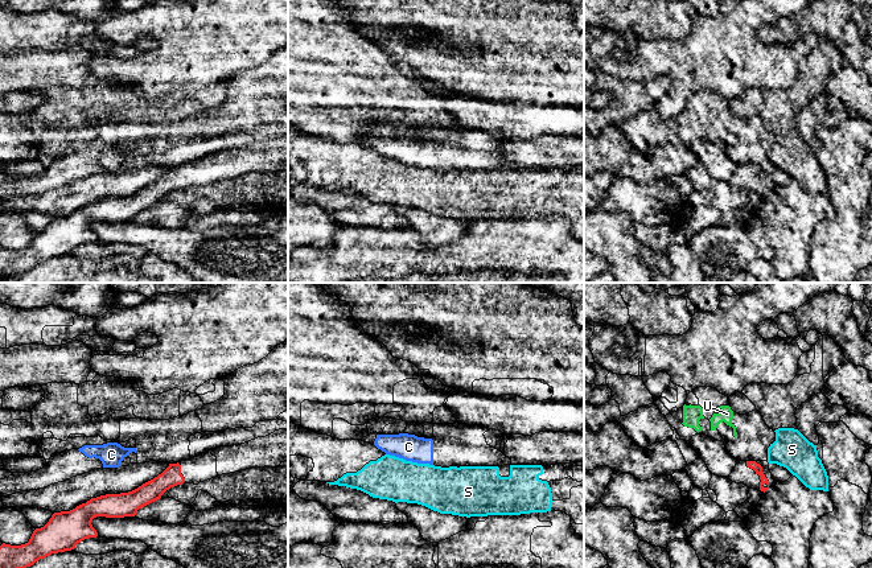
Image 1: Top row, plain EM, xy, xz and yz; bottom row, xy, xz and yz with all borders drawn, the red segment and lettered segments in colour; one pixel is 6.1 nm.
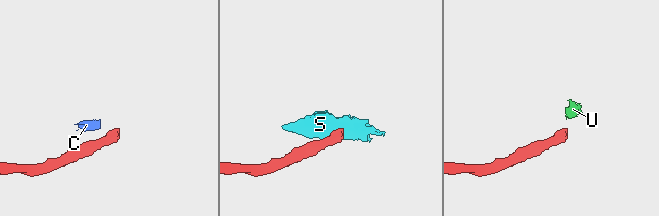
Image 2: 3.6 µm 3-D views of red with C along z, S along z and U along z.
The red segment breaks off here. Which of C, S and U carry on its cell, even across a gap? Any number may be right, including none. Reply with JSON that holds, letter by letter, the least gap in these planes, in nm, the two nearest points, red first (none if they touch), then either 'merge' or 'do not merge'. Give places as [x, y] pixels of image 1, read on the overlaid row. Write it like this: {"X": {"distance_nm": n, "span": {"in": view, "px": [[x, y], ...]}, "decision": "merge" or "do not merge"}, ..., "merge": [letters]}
{"C": {"distance_nm": 160, "span": {"in": "xy", "px": [[120, 493], [118, 466]]}, "decision": "do not merge"}, "S": {"distance_nm": 50, "span": {"in": "yz", "px": [[761, 466], [768, 461]]}, "decision": "do not merge"}, "U": {"distance_nm": 170, "span": {"in": "yz", "px": [[747, 461], [735, 436]]}, "decision": "do not merge"}, "merge": []}

